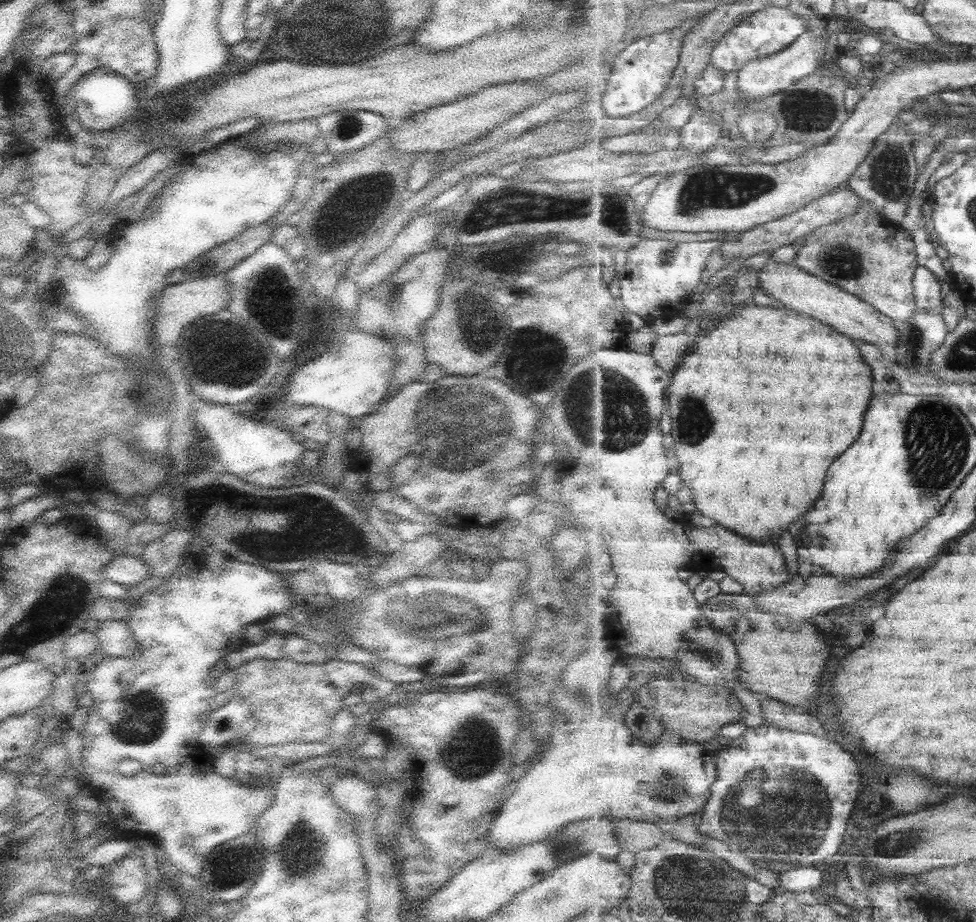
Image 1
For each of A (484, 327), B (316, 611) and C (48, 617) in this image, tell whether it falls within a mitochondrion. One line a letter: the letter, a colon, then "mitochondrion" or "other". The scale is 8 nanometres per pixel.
A: mitochondrion
B: other
C: mitochondrion

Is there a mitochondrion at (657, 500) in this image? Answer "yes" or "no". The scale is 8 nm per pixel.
no

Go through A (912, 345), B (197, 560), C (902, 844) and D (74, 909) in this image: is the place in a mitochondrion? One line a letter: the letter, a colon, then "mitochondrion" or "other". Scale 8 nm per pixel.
A: mitochondrion
B: other
C: mitochondrion
D: other

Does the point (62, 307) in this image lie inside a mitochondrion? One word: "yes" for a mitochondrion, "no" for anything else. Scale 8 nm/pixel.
no

